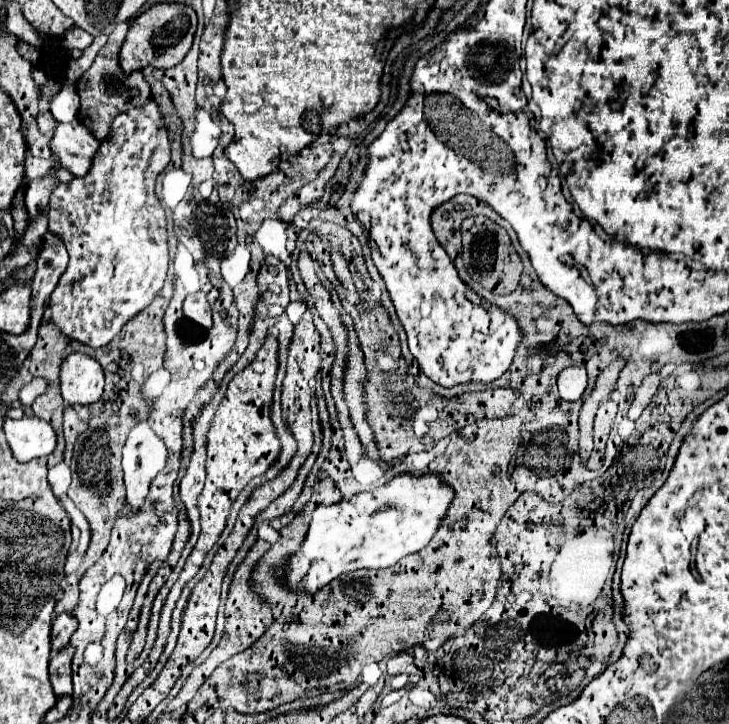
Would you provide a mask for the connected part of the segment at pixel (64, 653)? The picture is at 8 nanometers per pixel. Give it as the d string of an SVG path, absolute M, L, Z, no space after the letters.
M67 646L61 652L57 652L49 662L49 676L55 690L55 696L71 696L73 684L71 684L71 660L73 660L75 648Z

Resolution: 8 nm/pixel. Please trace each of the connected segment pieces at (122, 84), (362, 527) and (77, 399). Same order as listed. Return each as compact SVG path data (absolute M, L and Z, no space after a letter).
M119 24L113 34L109 36L107 44L99 50L93 66L79 78L77 82L77 92L81 96L81 108L79 108L79 122L85 124L99 140L103 140L109 134L111 122L121 114L127 112L129 108L141 106L151 98L151 88L149 82L143 78L141 72L121 72L119 64L119 50L121 44L125 42L129 24Z
M425 470L419 474L411 474L411 472L397 474L387 484L375 490L359 492L351 496L349 500L341 500L331 506L317 506L313 512L313 520L311 520L305 542L301 544L299 552L287 560L285 578L289 578L289 586L297 592L303 590L313 594L315 590L323 588L325 584L329 584L341 574L347 574L359 568L387 568L397 564L403 556L415 554L429 544L437 528L441 526L453 498L455 498L455 490L443 480L443 472Z
M71 354L61 364L61 396L65 404L93 404L105 390L105 372L87 354Z

